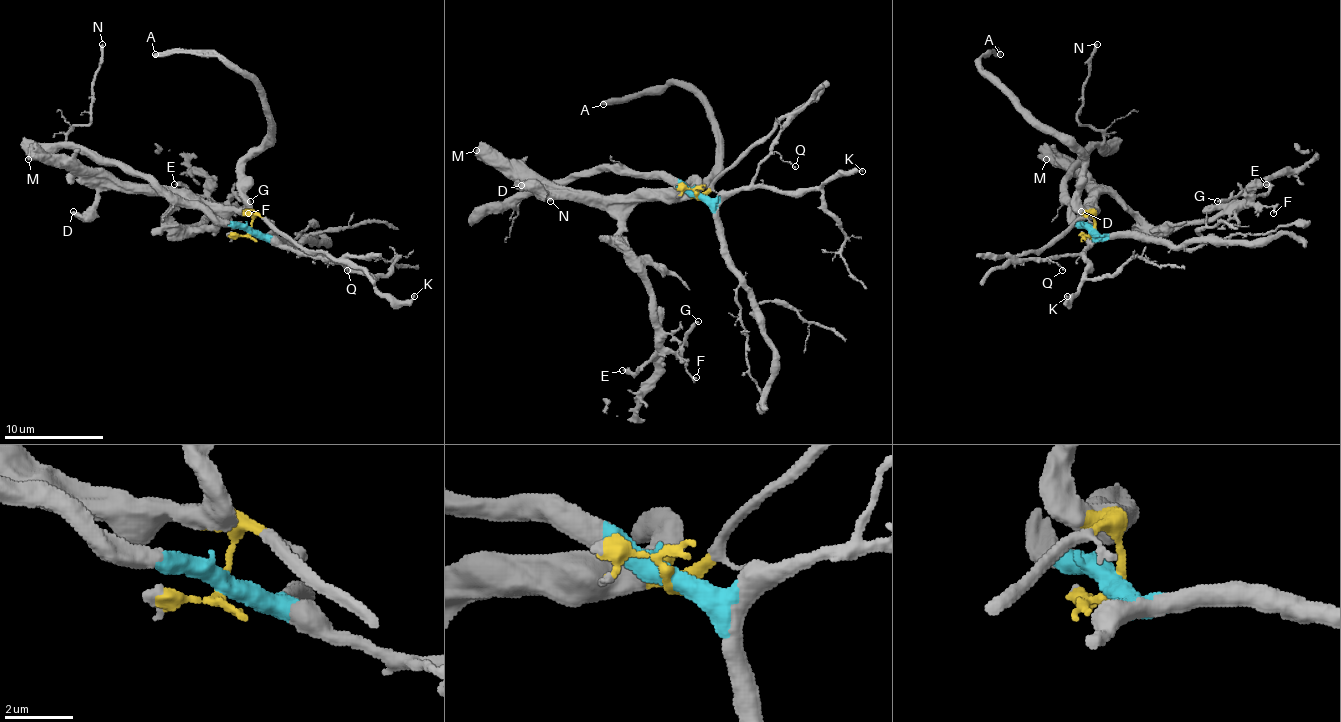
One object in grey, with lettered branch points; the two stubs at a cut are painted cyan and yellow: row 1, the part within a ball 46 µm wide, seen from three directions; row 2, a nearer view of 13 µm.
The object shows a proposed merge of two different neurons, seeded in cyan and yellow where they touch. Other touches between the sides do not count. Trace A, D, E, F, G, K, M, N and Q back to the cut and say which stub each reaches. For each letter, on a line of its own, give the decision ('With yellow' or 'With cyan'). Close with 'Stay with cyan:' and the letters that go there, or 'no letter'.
A: With yellow
D: With yellow
E: With yellow
F: With yellow
G: With yellow
K: With cyan
M: With yellow
N: With cyan
Q: With cyan
Stay with cyan: K, N, Q

